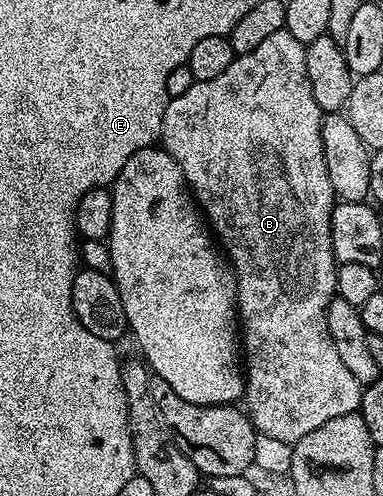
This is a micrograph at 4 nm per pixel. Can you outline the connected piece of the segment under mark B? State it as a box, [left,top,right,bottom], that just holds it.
[161,32,364,445]

